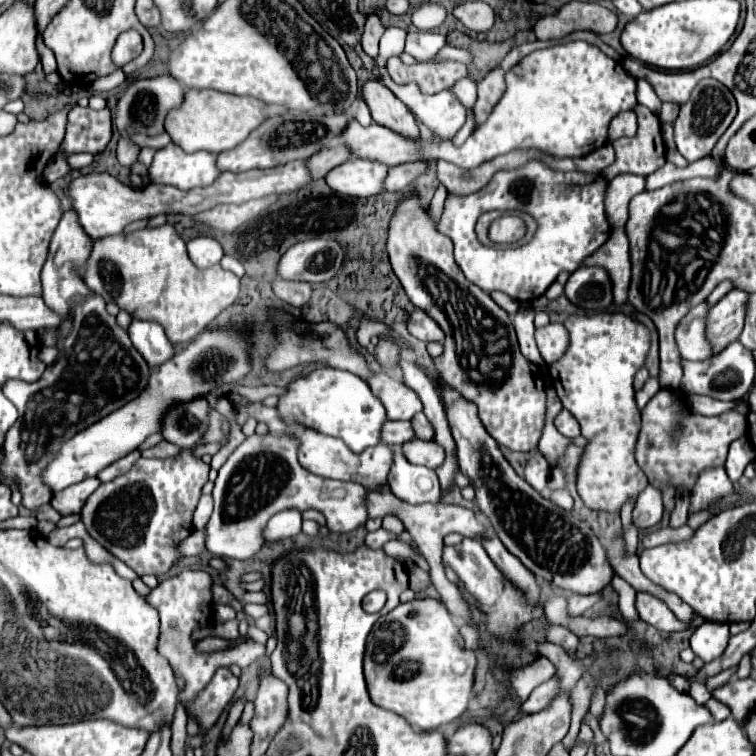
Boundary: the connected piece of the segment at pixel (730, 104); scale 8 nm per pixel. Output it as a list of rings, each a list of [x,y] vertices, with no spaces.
[[[702,79],[696,85],[690,101],[680,105],[680,115],[674,123],[674,137],[676,137],[676,147],[680,155],[686,157],[688,163],[710,155],[716,141],[728,129],[734,117],[736,117],[736,101],[730,89],[716,79]]]

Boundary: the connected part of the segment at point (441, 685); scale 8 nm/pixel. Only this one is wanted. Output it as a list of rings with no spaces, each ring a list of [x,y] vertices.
[[[438,599],[400,603],[374,623],[366,641],[364,677],[372,703],[404,717],[414,731],[432,731],[458,719],[474,699],[476,653],[464,645],[458,623]]]

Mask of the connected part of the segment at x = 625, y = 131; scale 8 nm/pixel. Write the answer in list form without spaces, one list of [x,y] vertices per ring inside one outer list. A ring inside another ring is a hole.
[[[634,111],[618,113],[618,117],[612,119],[608,133],[610,133],[610,141],[620,139],[620,137],[634,137],[636,135],[636,113]]]

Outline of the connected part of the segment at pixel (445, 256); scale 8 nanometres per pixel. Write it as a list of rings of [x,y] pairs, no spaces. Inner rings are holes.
[[[406,195],[398,203],[398,209],[390,221],[388,255],[390,255],[390,265],[410,301],[418,309],[426,311],[446,333],[444,353],[434,359],[434,367],[438,371],[440,381],[478,407],[478,417],[482,425],[500,447],[522,453],[534,451],[542,437],[542,429],[546,425],[546,385],[540,375],[540,369],[520,353],[508,313],[486,291],[478,289],[478,285],[462,277],[462,271],[458,269],[452,255],[452,241],[442,233],[438,233],[436,225],[432,223],[430,217],[426,217],[424,209],[418,205],[414,195]]]

